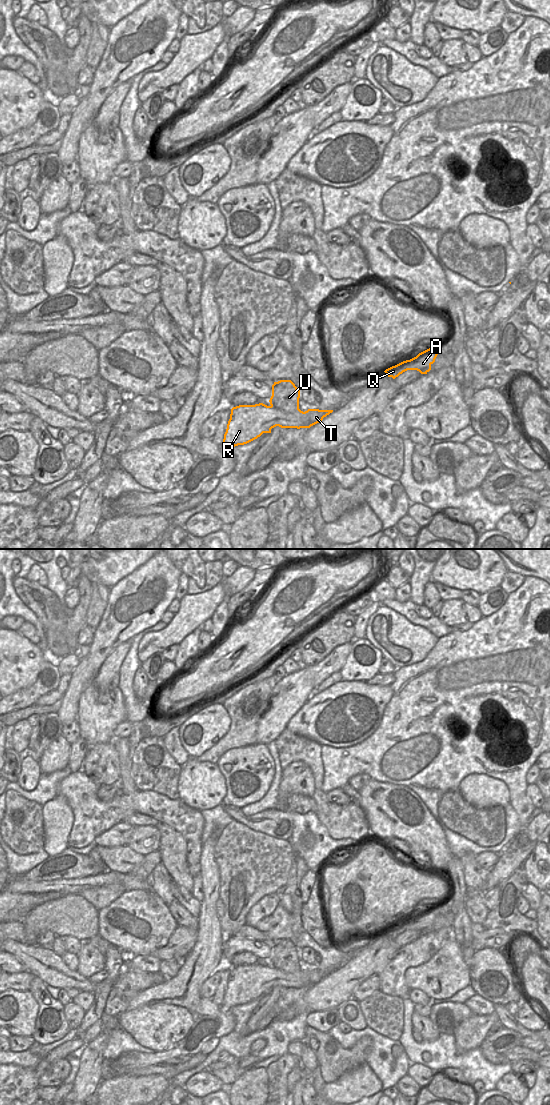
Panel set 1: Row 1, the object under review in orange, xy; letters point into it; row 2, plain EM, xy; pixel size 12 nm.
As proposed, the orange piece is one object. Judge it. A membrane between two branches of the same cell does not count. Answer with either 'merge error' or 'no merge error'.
merge error

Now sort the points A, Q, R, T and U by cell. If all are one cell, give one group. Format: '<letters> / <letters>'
A Q R T / U

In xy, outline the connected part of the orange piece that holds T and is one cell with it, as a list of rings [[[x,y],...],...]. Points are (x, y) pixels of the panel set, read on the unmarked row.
[[[263,963],[255,965],[239,965],[231,969],[230,979],[224,994],[224,1009],[233,1008],[238,1005],[247,1004],[263,993],[271,993],[271,989],[279,986],[281,988],[310,988],[319,983],[324,977],[332,973],[333,970],[308,969],[299,973],[284,973],[277,968],[267,966]]]

